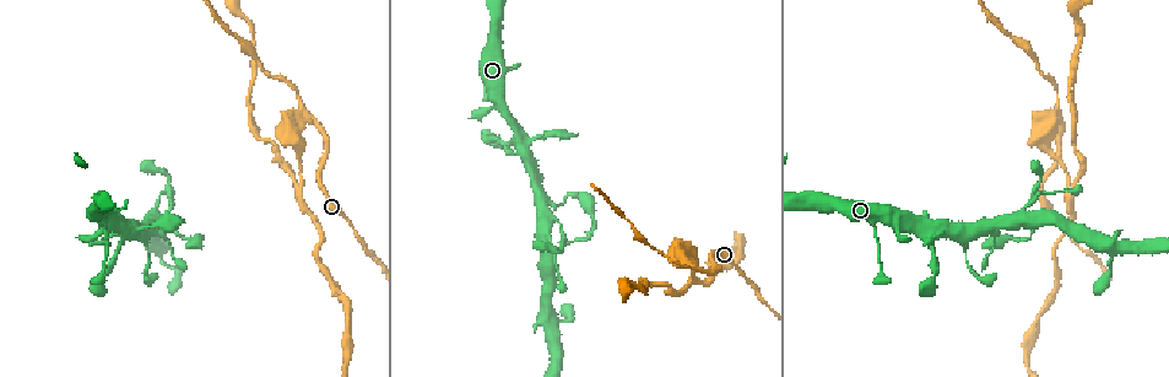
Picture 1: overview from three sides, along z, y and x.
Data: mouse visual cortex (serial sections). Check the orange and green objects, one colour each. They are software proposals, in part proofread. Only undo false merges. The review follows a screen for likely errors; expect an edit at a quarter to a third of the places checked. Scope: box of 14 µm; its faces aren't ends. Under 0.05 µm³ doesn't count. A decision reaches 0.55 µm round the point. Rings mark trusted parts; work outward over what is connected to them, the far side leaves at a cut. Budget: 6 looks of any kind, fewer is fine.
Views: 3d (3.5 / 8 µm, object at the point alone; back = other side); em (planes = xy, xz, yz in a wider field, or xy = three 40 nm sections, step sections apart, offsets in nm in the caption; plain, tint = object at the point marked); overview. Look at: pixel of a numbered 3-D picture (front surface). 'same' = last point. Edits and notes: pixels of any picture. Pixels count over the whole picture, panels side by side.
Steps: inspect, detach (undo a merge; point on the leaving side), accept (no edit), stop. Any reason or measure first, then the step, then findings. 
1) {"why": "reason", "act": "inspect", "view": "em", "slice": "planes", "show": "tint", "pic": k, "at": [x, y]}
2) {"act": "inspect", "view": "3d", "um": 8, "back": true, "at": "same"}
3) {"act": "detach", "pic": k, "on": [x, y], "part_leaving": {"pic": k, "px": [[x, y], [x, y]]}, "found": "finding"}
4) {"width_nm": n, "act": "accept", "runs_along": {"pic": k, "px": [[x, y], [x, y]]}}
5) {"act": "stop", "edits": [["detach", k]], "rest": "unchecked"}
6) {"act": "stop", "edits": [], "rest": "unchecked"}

{"why": "abrupt turn", "act": "inspect", "view": "3d", "um": 3.5, "pic": 1, "at": [934, 230]}

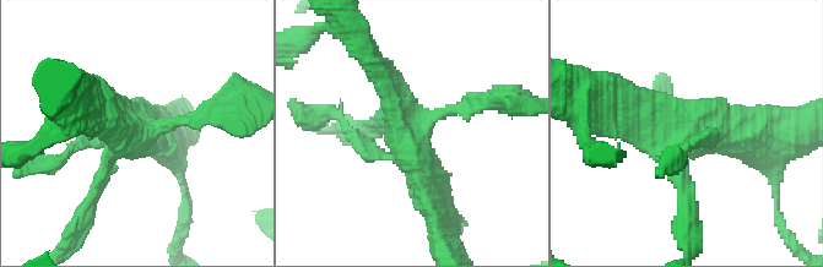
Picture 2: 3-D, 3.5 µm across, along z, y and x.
{"why": "now the EM", "act": "inspect", "view": "em", "slice": "xy", "step": 5, "show": "tint", "pic": 2, "at": [407, 131]}

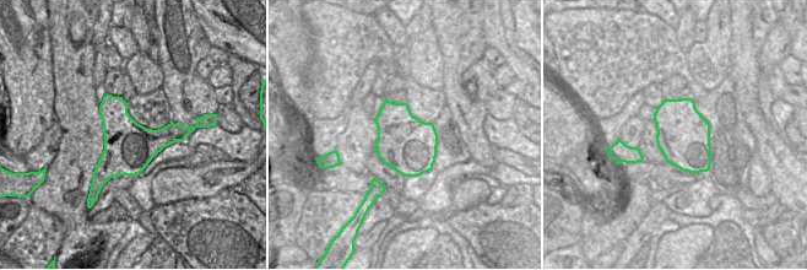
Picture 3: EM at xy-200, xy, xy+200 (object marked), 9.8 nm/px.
{"act": "inspect", "view": "em", "slice": "xy", "step": 2, "show": "tint", "at": "same"}

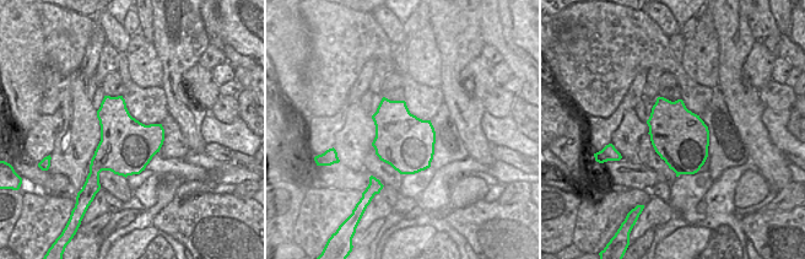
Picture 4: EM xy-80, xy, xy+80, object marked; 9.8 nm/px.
{"act": "accept", "runs_along": {"pic": 2, "px": [[375, 65], [395, 90], [432, 206]]}, "found": "all the same cell"}

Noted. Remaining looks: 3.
{"why": "looks like a crossing", "act": "inspect", "view": "3d", "um": 3.5, "back": true, "pic": 1, "at": [544, 219]}

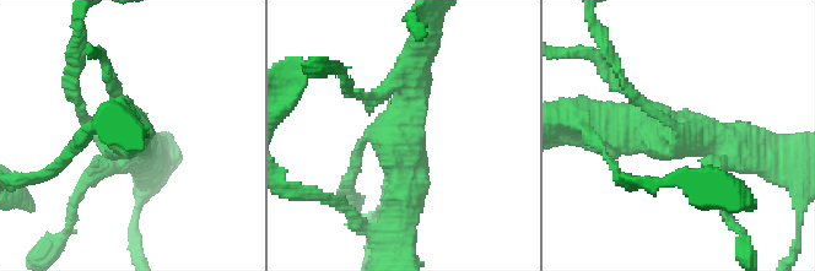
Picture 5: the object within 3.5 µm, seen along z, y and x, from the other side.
{"arms": 4, "arm_widths_nm": [150, 200, 450, 500], "act": "inspect", "view": "em", "slice": "xy", "step": 3, "show": "plain", "pic": 5, "at": [683, 135]}

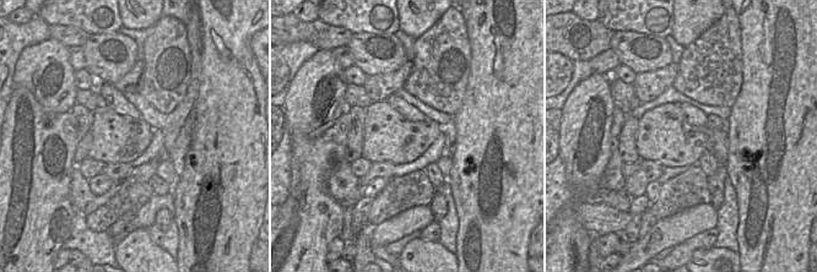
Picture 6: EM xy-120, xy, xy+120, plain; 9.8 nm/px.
{"why": "with the object marked", "act": "inspect", "view": "em", "slice": "xy", "step": 3, "show": "tint", "at": "same"}

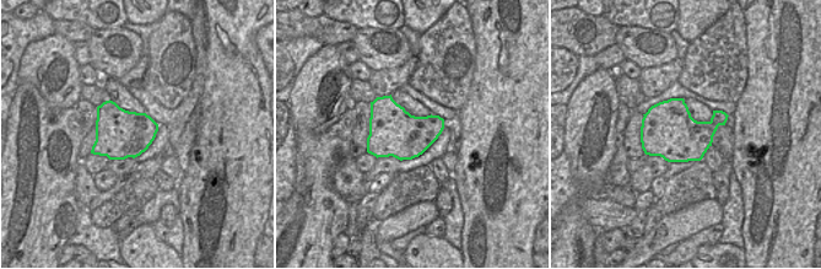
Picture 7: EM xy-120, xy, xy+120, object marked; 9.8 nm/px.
{"act": "accept", "runs_along": {"pic": 5, "px": [[755, 157], [691, 134], [600, 126]]}, "found": "one cell here"}

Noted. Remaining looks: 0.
{"act": "stop", "edits": [], "rest": "unchecked"}

